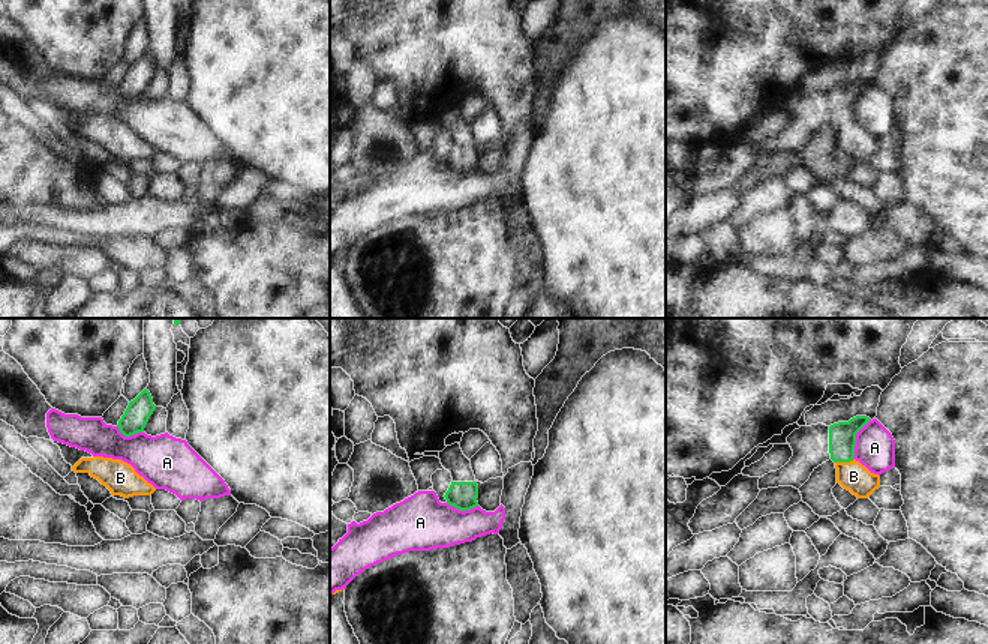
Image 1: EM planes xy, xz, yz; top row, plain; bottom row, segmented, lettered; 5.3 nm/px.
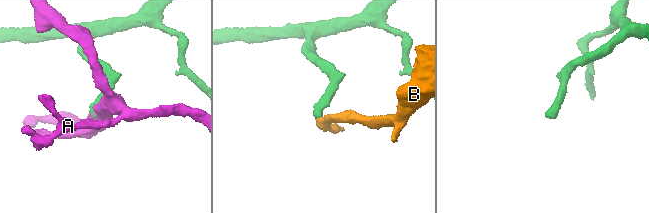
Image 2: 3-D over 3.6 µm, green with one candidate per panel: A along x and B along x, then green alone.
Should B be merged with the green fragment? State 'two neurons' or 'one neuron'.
one neuron

